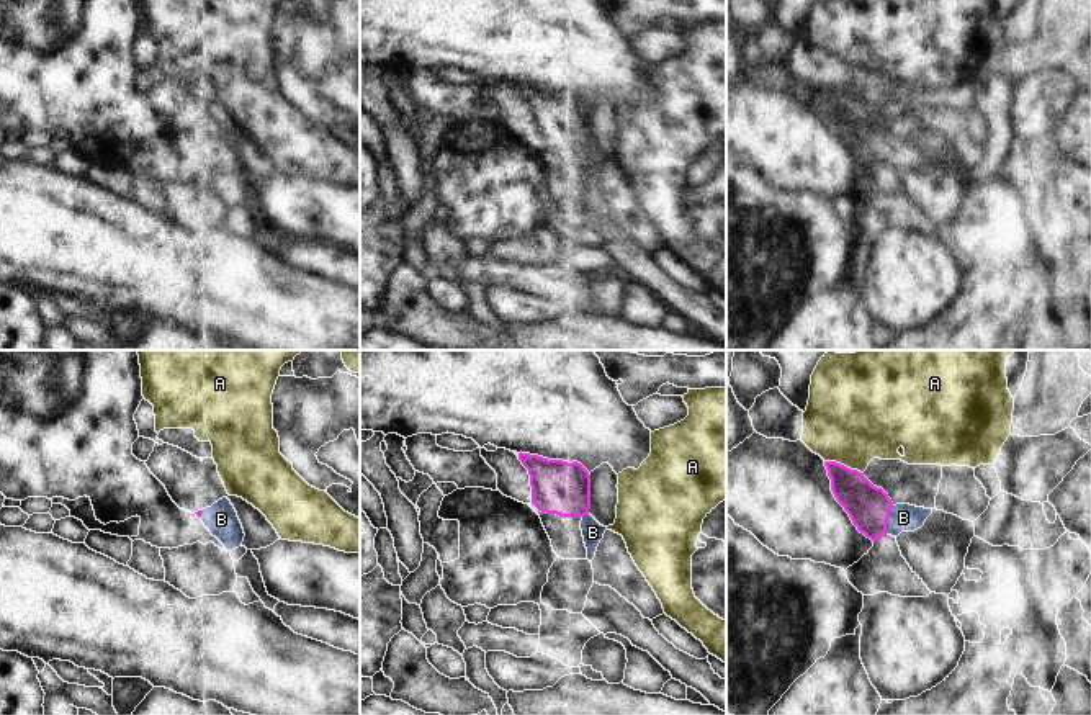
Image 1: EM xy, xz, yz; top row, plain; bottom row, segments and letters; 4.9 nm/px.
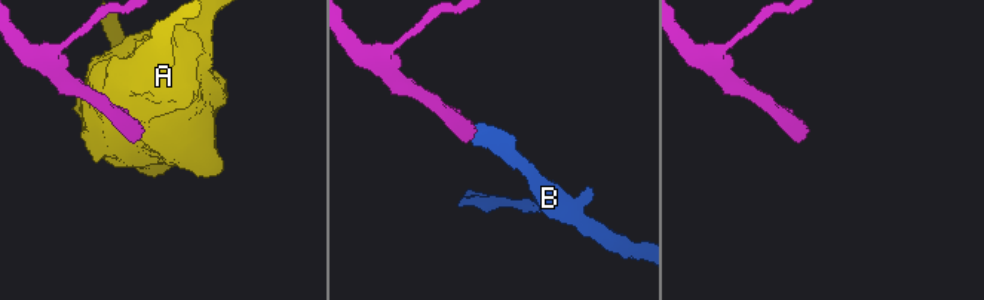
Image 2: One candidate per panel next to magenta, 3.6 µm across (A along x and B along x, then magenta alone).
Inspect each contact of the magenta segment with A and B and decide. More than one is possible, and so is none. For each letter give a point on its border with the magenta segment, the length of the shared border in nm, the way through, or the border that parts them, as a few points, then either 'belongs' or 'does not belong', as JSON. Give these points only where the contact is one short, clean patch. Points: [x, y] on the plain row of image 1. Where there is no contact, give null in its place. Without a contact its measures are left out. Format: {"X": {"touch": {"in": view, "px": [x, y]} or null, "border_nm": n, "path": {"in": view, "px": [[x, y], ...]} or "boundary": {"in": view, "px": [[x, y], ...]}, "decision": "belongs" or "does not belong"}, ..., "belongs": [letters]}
{"A": {"touch": {"in": "yz", "px": [843, 98]}, "border_nm": 200, "boundary": {"in": "yz", "px": [[825, 94], [835, 94], [862, 107]]}, "decision": "does not belong"}, "B": {"touch": {"in": "yz", "px": [887, 154]}, "border_nm": 150, "path": {"in": "yz", "px": [[869, 141], [887, 154], [903, 151]]}, "decision": "belongs"}, "belongs": ["B"]}

